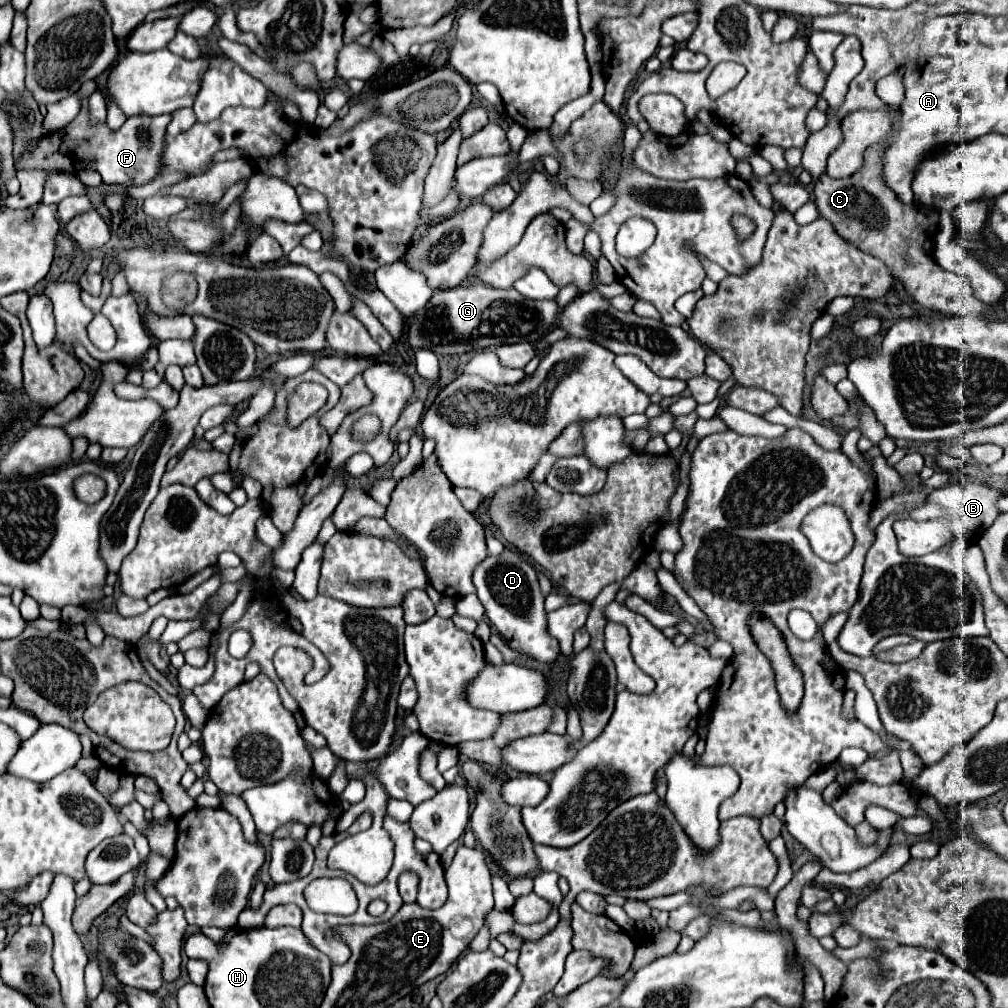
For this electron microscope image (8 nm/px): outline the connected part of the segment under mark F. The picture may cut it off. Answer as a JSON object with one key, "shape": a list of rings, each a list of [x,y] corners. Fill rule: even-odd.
{"shape":[[[87,99],[83,101],[83,109],[67,127],[61,131],[43,137],[35,151],[25,157],[21,167],[41,167],[41,169],[55,169],[65,173],[77,173],[81,169],[95,169],[101,173],[103,183],[107,185],[141,185],[151,181],[161,165],[161,147],[165,139],[165,129],[171,121],[171,115],[157,115],[157,117],[127,117],[123,127],[113,133],[107,125],[91,127],[87,115]],[[51,161],[59,161],[61,165],[51,167]]]}

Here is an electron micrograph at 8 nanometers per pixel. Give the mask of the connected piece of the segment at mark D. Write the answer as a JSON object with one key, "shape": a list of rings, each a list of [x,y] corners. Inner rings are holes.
{"shape":[[[507,547],[501,555],[489,555],[477,569],[473,571],[473,585],[477,589],[477,597],[481,605],[485,607],[485,615],[489,617],[491,625],[497,629],[497,633],[503,635],[503,639],[509,643],[509,647],[541,661],[541,663],[555,663],[559,657],[559,641],[547,633],[547,621],[543,611],[543,597],[539,591],[539,581],[535,569],[527,563],[527,559],[519,553],[515,553],[511,547]]]}

